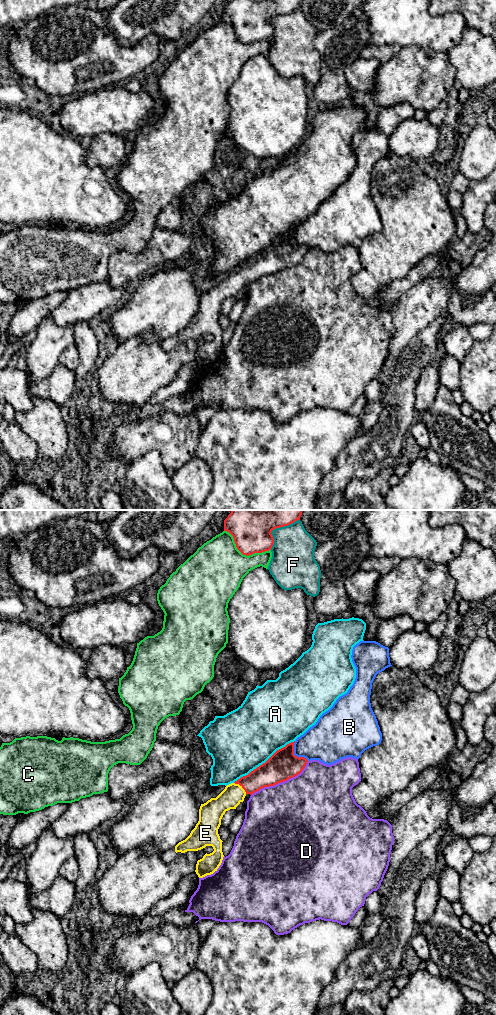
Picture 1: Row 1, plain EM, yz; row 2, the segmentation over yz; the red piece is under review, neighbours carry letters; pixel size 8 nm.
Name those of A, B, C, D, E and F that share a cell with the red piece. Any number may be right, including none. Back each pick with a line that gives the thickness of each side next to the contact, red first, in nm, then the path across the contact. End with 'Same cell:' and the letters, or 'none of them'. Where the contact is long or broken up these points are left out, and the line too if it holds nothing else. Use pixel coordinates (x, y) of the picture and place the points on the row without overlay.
E: 190 nm thick on the red side, 170 nm on the other; runs through yz (269, 261), (242, 275), (233, 282)
Same cell: E

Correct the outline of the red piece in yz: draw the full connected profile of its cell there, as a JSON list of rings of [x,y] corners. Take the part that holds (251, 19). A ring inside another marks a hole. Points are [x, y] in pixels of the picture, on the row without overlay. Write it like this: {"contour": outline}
{"contour": [[[231,0],[224,8],[224,19],[229,20],[237,37],[246,44],[271,38],[274,26],[271,20],[300,8],[302,0]]]}

